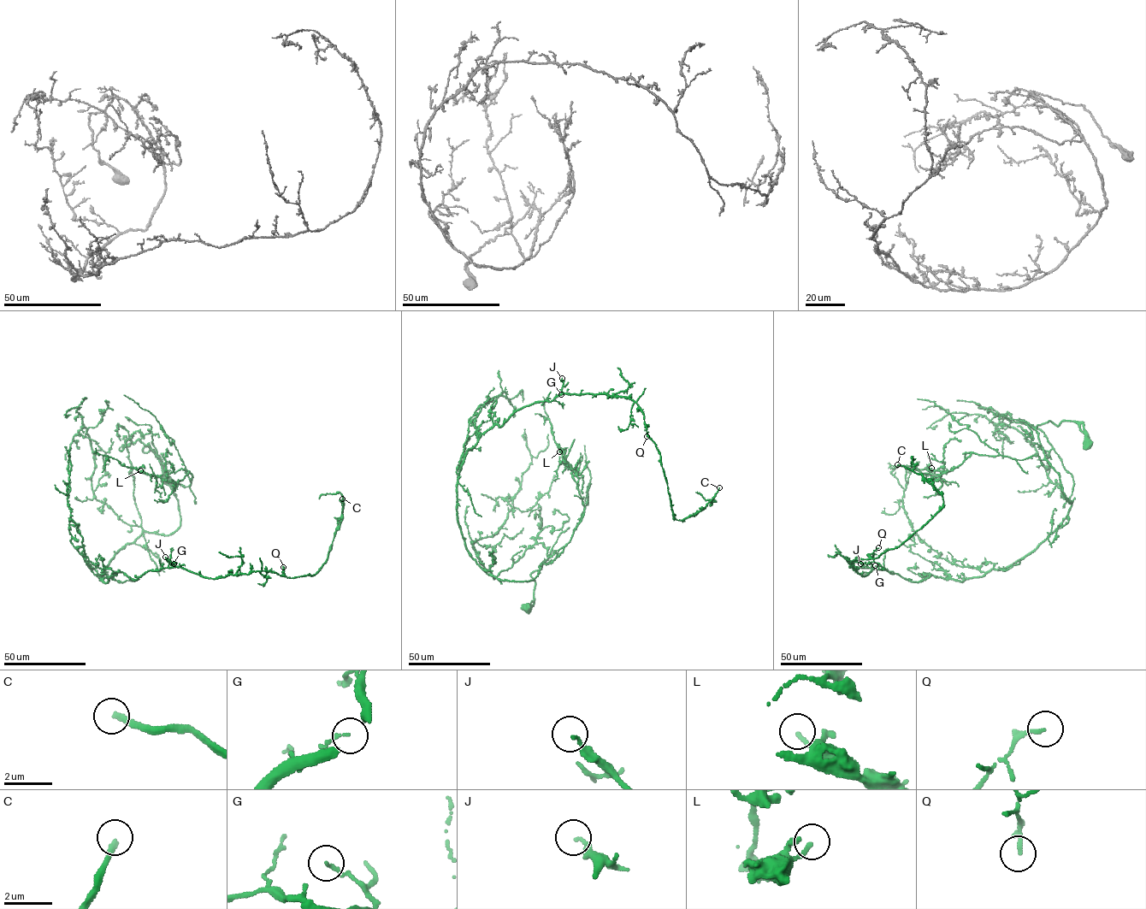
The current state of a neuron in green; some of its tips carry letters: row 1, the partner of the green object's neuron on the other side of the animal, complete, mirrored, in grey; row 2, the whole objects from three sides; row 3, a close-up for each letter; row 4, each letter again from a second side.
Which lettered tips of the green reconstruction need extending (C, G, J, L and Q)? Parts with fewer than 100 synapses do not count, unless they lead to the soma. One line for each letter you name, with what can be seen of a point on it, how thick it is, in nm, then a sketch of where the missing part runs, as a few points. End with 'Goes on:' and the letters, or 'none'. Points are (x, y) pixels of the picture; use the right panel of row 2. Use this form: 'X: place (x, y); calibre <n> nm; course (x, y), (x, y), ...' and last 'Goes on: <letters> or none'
C: place (897, 464); calibre 240 nm; course (897, 464), (883, 441), (880, 429), (859, 427), (853, 411), (840, 406), (827, 411), (831, 436), (835, 439)
Goes on: C

